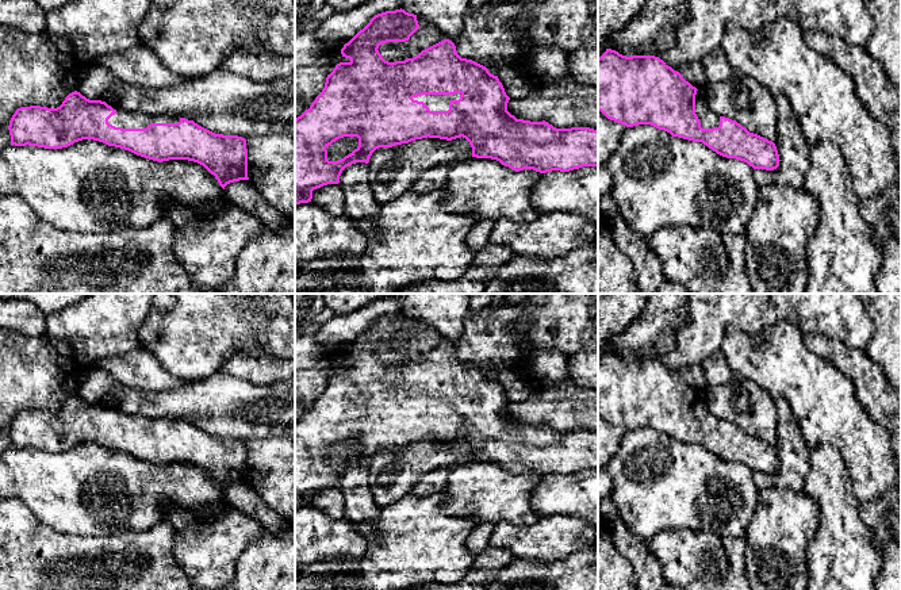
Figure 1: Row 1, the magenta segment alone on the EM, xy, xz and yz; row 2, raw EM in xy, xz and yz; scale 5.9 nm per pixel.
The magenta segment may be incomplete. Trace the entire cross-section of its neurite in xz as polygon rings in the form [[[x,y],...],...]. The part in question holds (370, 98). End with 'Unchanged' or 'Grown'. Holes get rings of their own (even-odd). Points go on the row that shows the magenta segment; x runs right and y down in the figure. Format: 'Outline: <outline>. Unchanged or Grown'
Outline: [[[402,8],[386,11],[344,45],[341,54],[350,61],[336,65],[310,108],[295,119],[295,206],[311,202],[314,189],[338,184],[346,166],[368,164],[376,149],[428,137],[446,141],[463,137],[472,148],[472,157],[496,160],[515,172],[598,168],[598,130],[556,129],[545,120],[517,119],[507,111],[510,97],[498,76],[461,58],[452,41],[444,39],[405,61],[388,62],[382,57],[380,45],[406,42],[418,28],[417,15]],[[344,137],[357,137],[359,146],[338,161],[329,161],[326,148]]]. Grown

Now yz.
Outline: [[[606,49],[598,58],[598,111],[626,127],[651,124],[672,137],[702,142],[754,169],[779,166],[774,142],[713,112],[703,91],[655,55],[626,57]]]. Grown

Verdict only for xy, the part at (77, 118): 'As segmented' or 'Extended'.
Extended

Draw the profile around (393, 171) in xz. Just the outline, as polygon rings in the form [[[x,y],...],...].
[[[428,137],[392,148],[379,148],[372,153],[368,162],[369,185],[376,202],[382,206],[388,200],[395,199],[398,195],[411,191],[413,184],[432,166],[442,164],[455,165],[456,162],[471,157],[472,148],[463,137],[452,141]]]

